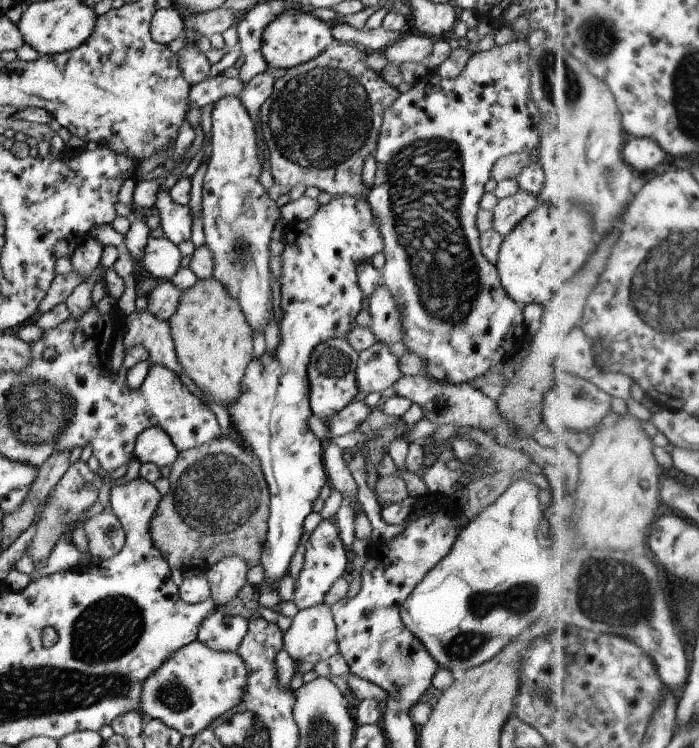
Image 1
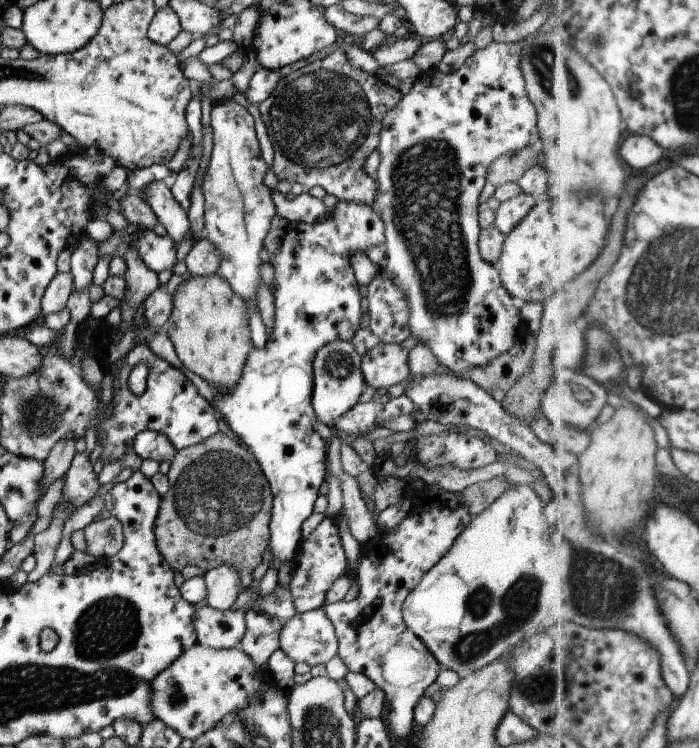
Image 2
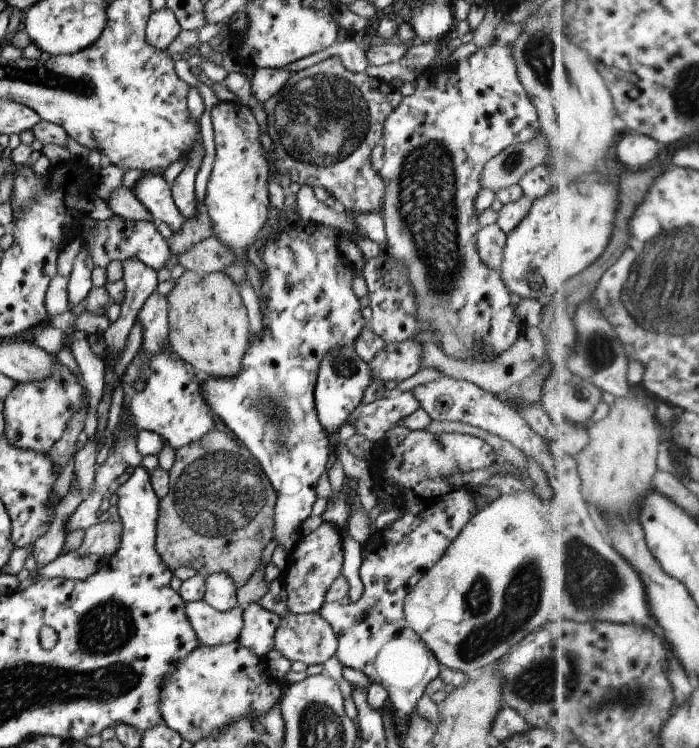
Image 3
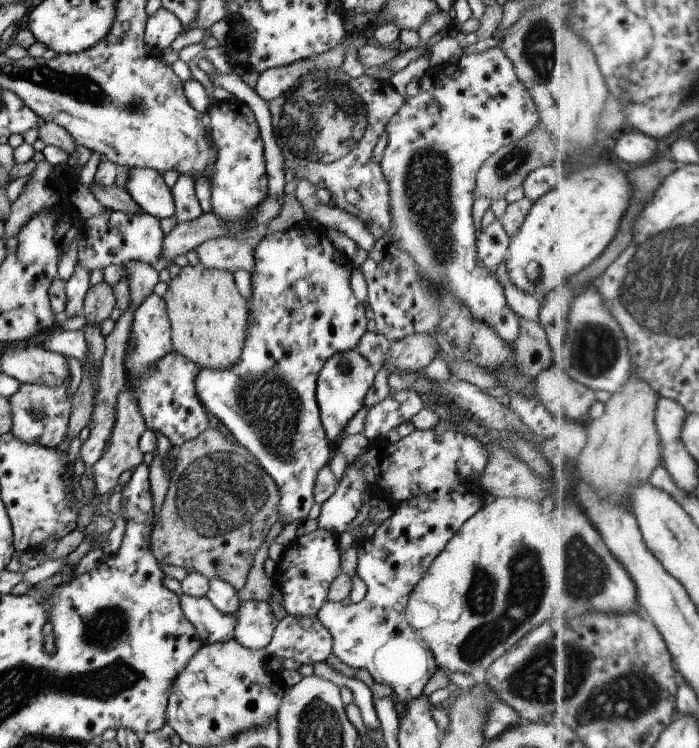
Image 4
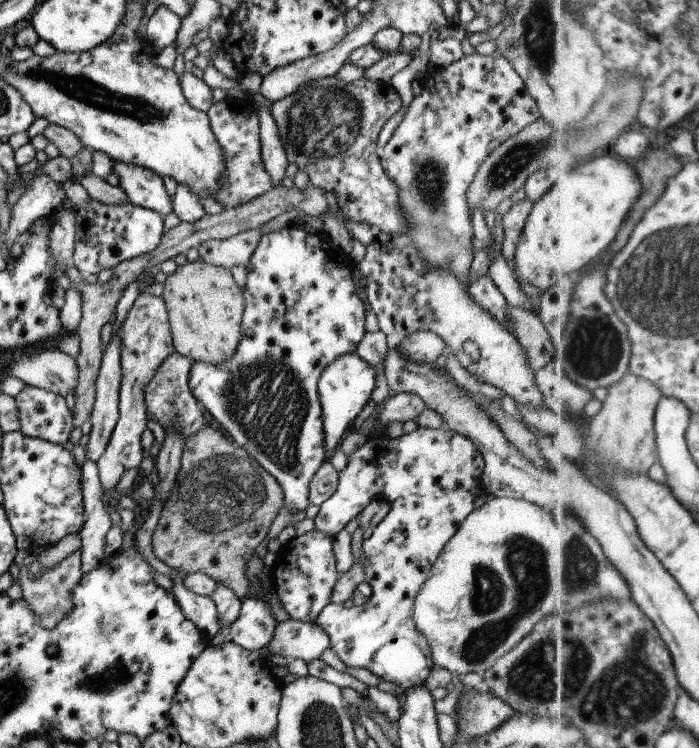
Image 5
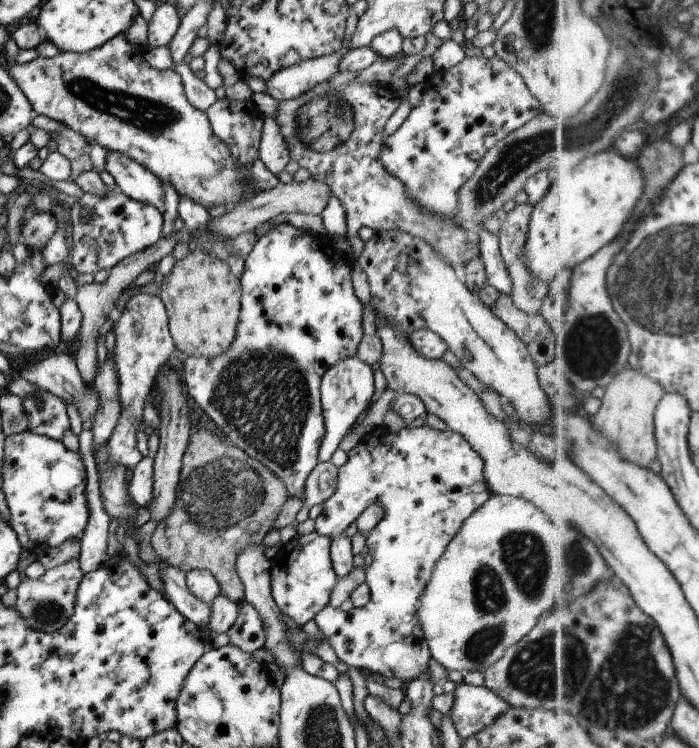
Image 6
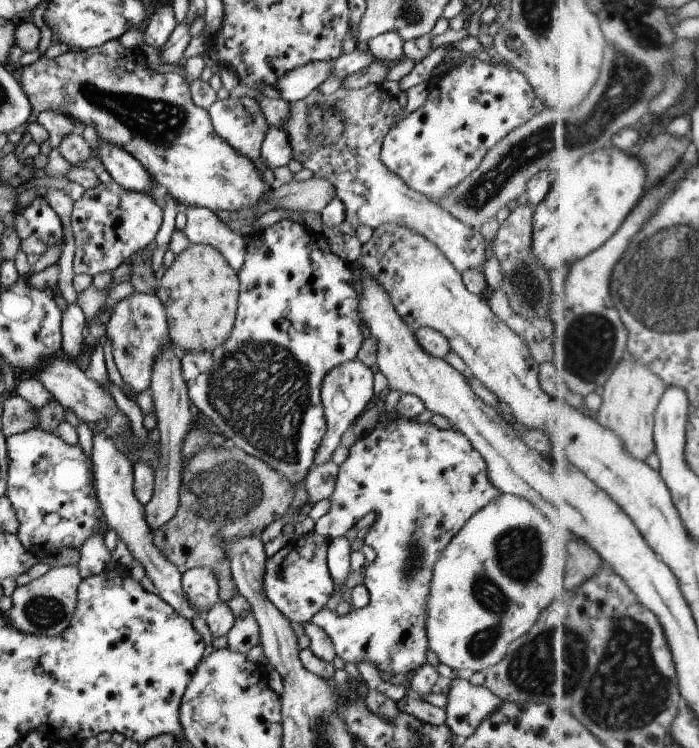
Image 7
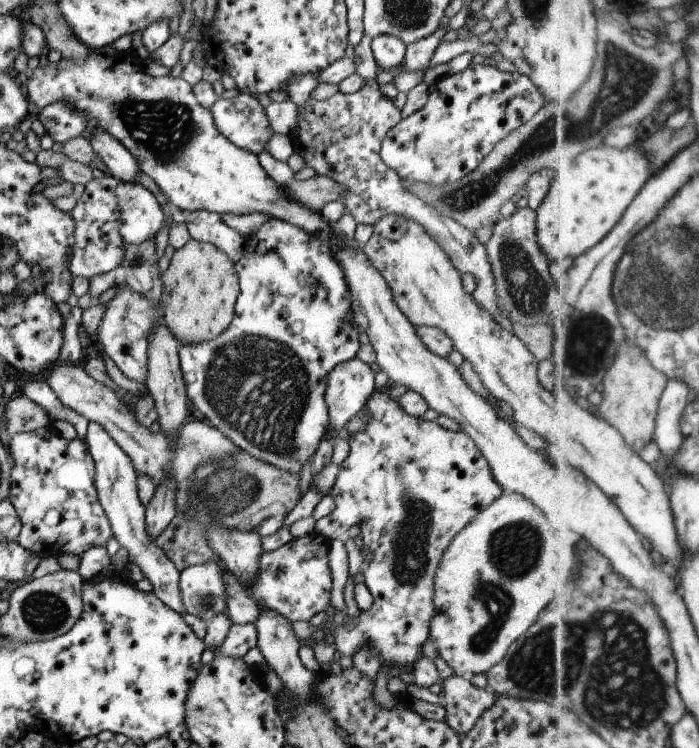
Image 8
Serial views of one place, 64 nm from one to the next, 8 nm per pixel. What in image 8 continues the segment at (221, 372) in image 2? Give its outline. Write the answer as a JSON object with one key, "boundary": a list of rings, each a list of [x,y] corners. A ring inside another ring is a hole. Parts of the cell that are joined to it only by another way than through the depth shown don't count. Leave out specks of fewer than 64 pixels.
{"boundary":[[[189,239],[174,251],[170,264],[161,276],[163,282],[161,308],[162,320],[169,331],[182,343],[199,343],[210,340],[225,331],[232,320],[239,293],[239,278],[233,260],[216,245]]]}

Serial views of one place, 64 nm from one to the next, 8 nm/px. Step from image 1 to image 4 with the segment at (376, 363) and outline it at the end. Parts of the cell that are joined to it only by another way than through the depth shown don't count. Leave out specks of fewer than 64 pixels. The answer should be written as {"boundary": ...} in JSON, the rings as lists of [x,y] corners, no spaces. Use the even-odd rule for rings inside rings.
{"boundary":[[[412,334],[412,336],[408,336],[408,338],[404,338],[404,340],[400,340],[399,342],[392,343],[390,346],[390,350],[388,350],[388,360],[382,364],[384,368],[388,371],[388,374],[392,374],[394,370],[398,370],[398,372],[418,372],[418,370],[422,370],[429,366],[429,364],[435,359],[436,352],[440,349],[438,342],[436,342],[436,338],[434,336],[430,336],[430,334]]]}

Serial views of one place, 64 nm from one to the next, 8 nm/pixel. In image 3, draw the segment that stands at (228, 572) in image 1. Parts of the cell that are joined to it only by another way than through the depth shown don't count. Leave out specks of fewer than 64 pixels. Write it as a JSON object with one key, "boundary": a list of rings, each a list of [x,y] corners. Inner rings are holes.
{"boundary":[[[216,572],[206,576],[204,600],[218,611],[233,610],[237,607],[238,586],[226,572]]]}

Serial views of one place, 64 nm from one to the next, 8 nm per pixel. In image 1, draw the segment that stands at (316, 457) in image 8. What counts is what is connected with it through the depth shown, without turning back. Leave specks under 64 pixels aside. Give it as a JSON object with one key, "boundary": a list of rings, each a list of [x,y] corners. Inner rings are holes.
{"boundary":[[[344,337],[328,338],[312,350],[310,364],[306,368],[310,390],[308,398],[311,412],[323,422],[329,422],[332,414],[344,410],[358,394],[358,382],[356,382],[358,360],[359,353],[350,346]]]}

